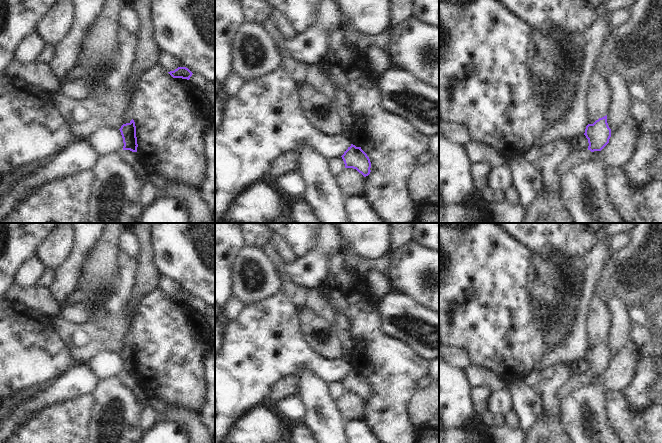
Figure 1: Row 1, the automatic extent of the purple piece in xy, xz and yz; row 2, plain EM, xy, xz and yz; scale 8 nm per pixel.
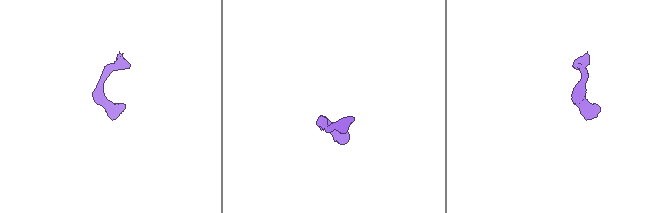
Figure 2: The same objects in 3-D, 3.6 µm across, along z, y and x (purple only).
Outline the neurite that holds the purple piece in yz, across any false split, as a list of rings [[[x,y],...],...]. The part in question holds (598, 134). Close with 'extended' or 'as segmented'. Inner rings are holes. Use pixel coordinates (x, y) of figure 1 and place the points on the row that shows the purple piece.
[[[607,115],[599,118],[593,124],[588,124],[584,135],[588,139],[588,150],[591,152],[601,151],[609,143],[611,137],[611,129],[607,123]]] | as segmented

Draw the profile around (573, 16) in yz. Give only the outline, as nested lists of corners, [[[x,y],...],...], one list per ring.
[[[500,0],[501,3],[518,18],[526,22],[531,29],[542,29],[550,33],[554,27],[572,35],[582,35],[592,27],[597,19],[595,9],[587,6],[586,0]]]

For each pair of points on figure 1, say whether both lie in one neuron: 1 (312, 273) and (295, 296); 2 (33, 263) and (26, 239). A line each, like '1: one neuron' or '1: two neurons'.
1: two neurons
2: two neurons

